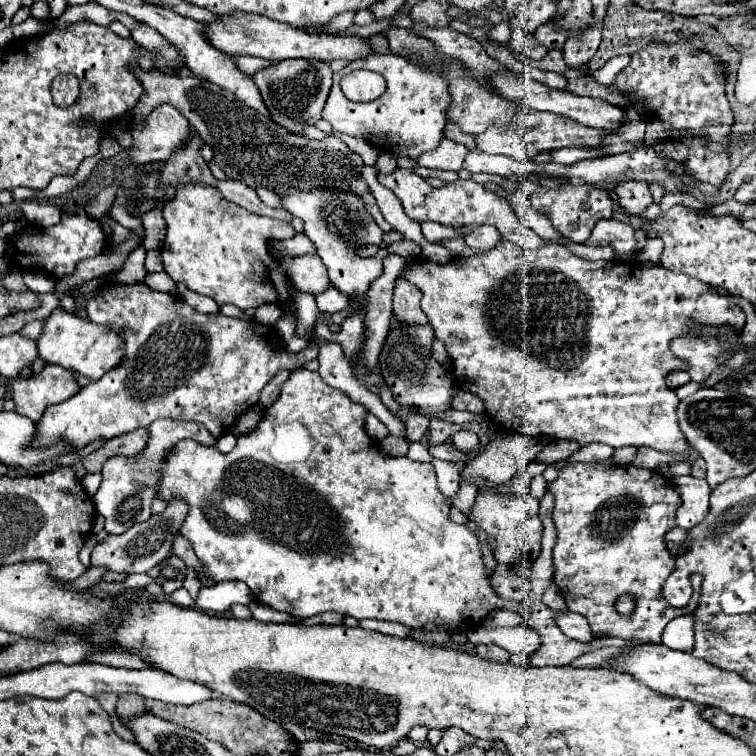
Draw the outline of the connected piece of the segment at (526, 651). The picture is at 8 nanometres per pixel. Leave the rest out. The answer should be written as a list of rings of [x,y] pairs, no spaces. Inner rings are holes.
[[[518,625],[518,627],[476,627],[468,631],[468,641],[478,645],[478,643],[494,643],[504,647],[508,653],[520,653],[532,659],[540,647],[540,635],[528,627],[528,625]]]

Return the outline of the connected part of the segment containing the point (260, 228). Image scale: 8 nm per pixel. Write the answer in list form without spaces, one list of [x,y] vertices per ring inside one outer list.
[[[204,183],[180,185],[176,191],[176,199],[172,203],[164,205],[164,219],[168,225],[164,247],[162,247],[164,271],[176,283],[182,281],[190,291],[208,295],[218,305],[232,303],[240,309],[248,309],[248,307],[256,309],[258,303],[286,303],[290,299],[290,287],[318,295],[330,285],[328,271],[326,271],[322,259],[318,259],[318,255],[280,257],[280,259],[270,255],[268,241],[294,237],[296,231],[292,229],[292,225],[246,211],[244,207],[238,207],[236,203],[230,203],[228,199],[220,197],[220,191],[216,191],[216,187],[212,187],[212,185],[204,185]]]

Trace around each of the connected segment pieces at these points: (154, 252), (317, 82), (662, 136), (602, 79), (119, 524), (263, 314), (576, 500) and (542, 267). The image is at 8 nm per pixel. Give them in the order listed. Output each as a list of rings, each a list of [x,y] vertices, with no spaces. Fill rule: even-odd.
[[[150,249],[150,251],[146,251],[146,271],[148,271],[148,273],[160,273],[160,271],[162,271],[160,249]]]
[[[286,59],[268,69],[254,73],[254,83],[276,123],[286,127],[290,133],[302,135],[306,123],[320,119],[324,103],[332,87],[332,71],[328,63],[308,61],[308,59]]]
[[[659,119],[647,122],[644,142],[652,145],[657,141],[665,140],[673,136],[674,128]]]
[[[627,55],[613,57],[602,69],[594,71],[593,77],[600,84],[608,86],[614,82],[616,75],[629,65],[630,61],[631,57]]]
[[[156,419],[150,427],[150,439],[144,451],[136,457],[110,457],[104,463],[102,469],[102,485],[98,493],[92,497],[96,511],[106,519],[106,531],[120,535],[128,531],[134,523],[146,521],[150,513],[150,505],[156,499],[156,483],[160,483],[160,463],[168,457],[168,451],[176,447],[180,439],[194,439],[202,445],[216,447],[216,441],[210,431],[202,423],[192,423],[192,421],[180,421],[180,419]]]
[[[262,305],[256,309],[256,321],[266,323],[266,325],[274,325],[282,315],[282,309],[278,305]]]
[[[570,463],[564,469],[560,469],[558,479],[550,483],[548,489],[556,499],[552,517],[554,525],[558,523],[558,539],[554,545],[554,583],[560,595],[566,599],[568,609],[584,615],[594,633],[608,633],[610,637],[622,637],[626,641],[644,639],[650,643],[660,643],[662,631],[668,625],[668,621],[696,609],[702,585],[700,575],[690,575],[694,593],[686,607],[672,607],[662,597],[662,587],[668,575],[676,569],[674,557],[670,555],[664,537],[676,525],[674,515],[682,499],[678,491],[672,487],[672,483],[660,471],[642,469],[636,465],[604,467],[600,463]],[[622,593],[628,593],[636,599],[636,611],[632,617],[622,617],[614,609],[614,601]]]
[[[500,241],[498,247],[472,255],[472,257],[456,257],[446,265],[436,265],[430,261],[412,261],[402,271],[402,277],[406,277],[410,283],[420,287],[424,293],[422,305],[426,305],[426,317],[432,323],[436,331],[436,339],[440,339],[446,345],[448,355],[452,357],[452,373],[458,381],[458,385],[464,391],[470,391],[478,395],[484,401],[486,415],[502,425],[506,431],[522,433],[526,437],[556,437],[556,439],[570,439],[578,441],[580,445],[588,443],[606,443],[612,447],[652,447],[656,451],[674,451],[674,453],[686,453],[694,451],[688,441],[684,439],[676,409],[680,399],[672,389],[666,387],[666,375],[670,371],[686,371],[688,363],[680,357],[672,355],[670,341],[676,337],[684,337],[688,333],[700,335],[704,327],[732,327],[736,333],[742,333],[742,327],[746,323],[746,315],[742,307],[732,301],[730,297],[724,297],[716,291],[716,287],[710,287],[702,281],[690,279],[682,273],[668,271],[664,267],[642,267],[638,263],[624,263],[624,261],[588,261],[578,255],[574,255],[568,247],[546,243],[546,247],[538,251],[526,251],[510,241]]]

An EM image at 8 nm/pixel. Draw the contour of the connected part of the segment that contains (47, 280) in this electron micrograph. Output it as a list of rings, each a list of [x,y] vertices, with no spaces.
[[[24,271],[22,279],[36,293],[48,293],[54,287],[54,279],[50,275],[40,275],[40,271]]]

